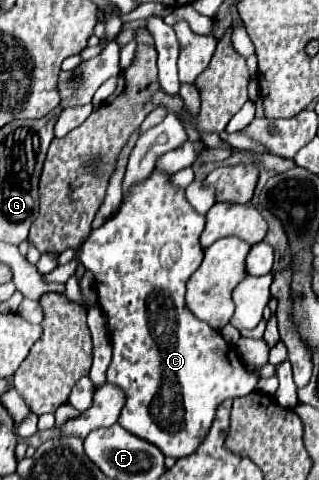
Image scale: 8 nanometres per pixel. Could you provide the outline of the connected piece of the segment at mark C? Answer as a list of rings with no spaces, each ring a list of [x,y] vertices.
[[[153,171],[143,185],[137,185],[127,197],[123,197],[121,207],[111,221],[105,221],[105,225],[91,231],[81,255],[75,255],[69,263],[43,275],[45,283],[65,283],[69,275],[76,273],[78,259],[81,259],[83,267],[93,271],[99,305],[107,317],[113,345],[107,383],[117,385],[125,393],[119,423],[129,433],[157,445],[163,455],[175,459],[189,455],[189,451],[203,441],[221,401],[243,397],[255,391],[259,383],[259,373],[245,367],[237,351],[221,337],[221,333],[195,319],[185,307],[185,281],[203,261],[203,249],[199,245],[203,227],[205,217],[195,213],[187,203],[185,191],[169,185],[167,175]]]

